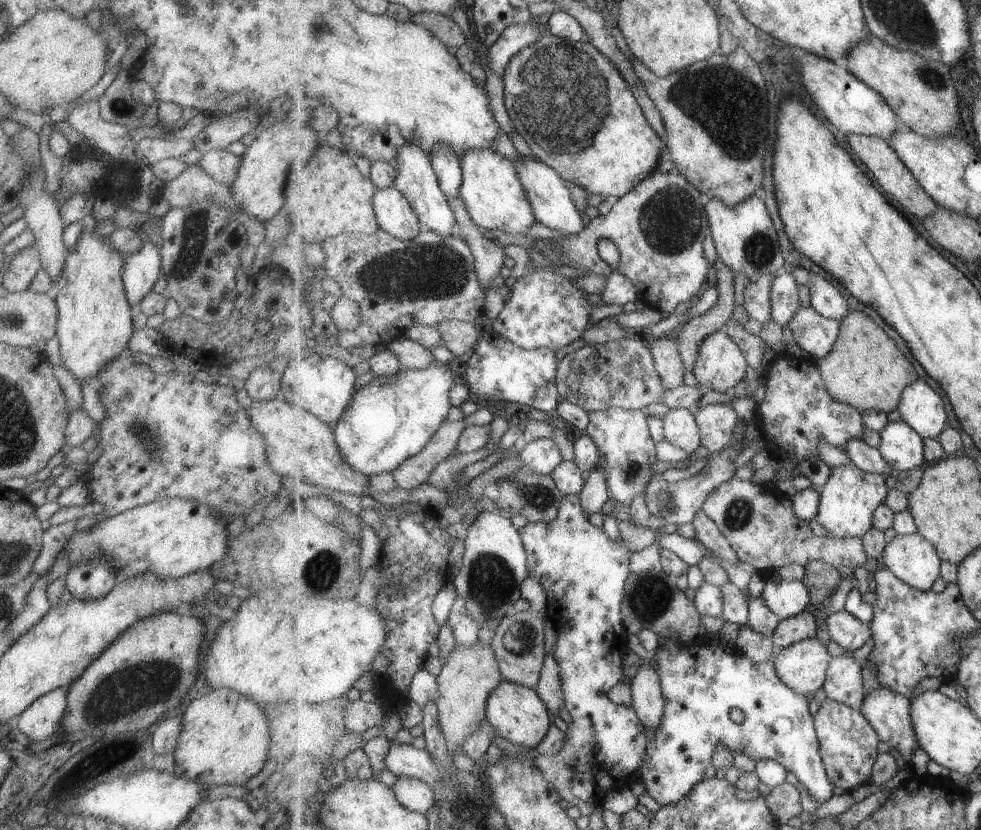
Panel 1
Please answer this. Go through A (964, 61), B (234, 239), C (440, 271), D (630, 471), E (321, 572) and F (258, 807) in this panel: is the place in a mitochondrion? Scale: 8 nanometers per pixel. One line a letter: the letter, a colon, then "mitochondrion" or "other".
A: other
B: other
C: mitochondrion
D: mitochondrion
E: mitochondrion
F: other

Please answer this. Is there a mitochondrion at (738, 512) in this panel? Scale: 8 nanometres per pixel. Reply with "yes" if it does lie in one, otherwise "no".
yes

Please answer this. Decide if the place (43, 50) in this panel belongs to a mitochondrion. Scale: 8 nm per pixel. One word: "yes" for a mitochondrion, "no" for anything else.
no

